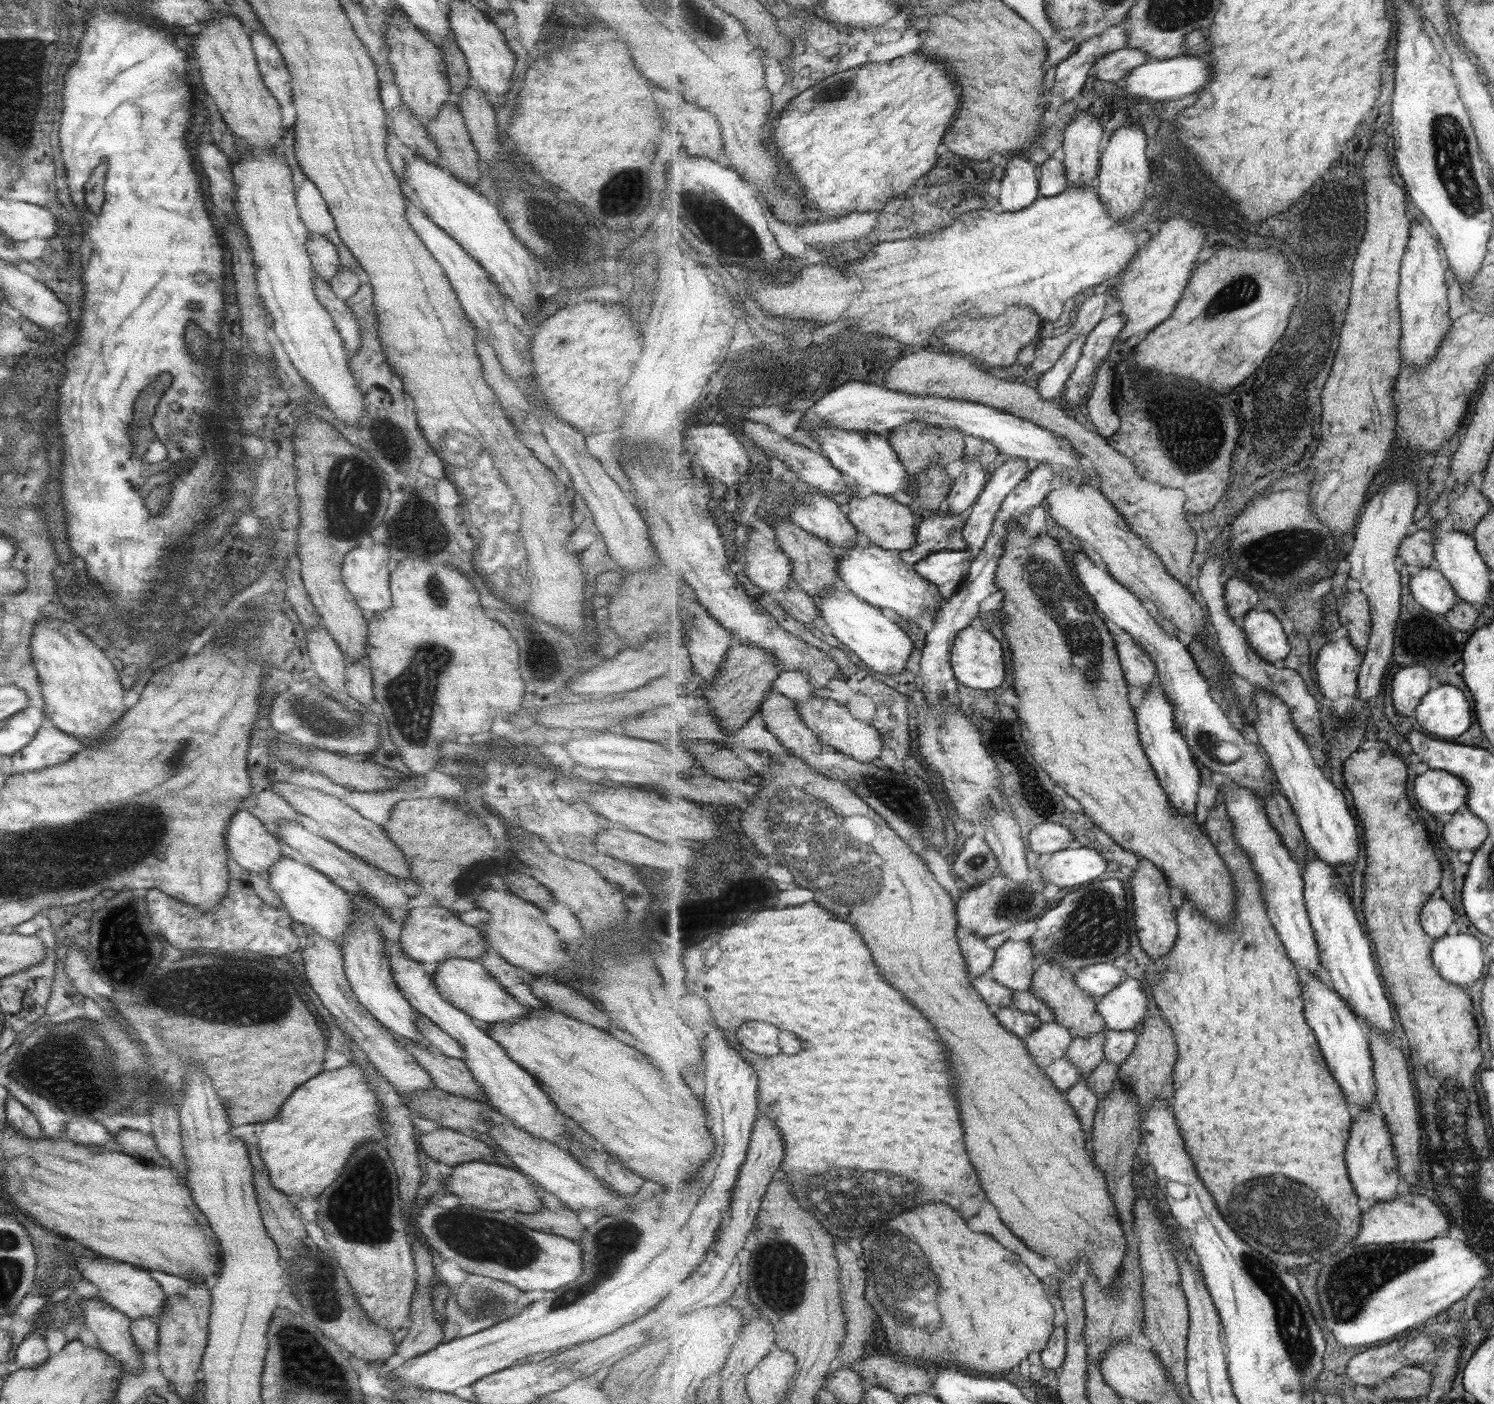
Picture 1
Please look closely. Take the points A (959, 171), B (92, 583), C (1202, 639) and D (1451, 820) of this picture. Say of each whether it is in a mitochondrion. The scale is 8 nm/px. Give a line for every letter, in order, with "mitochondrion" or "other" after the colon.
A: other
B: other
C: other
D: other

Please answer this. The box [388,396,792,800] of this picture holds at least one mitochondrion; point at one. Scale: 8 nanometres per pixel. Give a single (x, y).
(413, 697)

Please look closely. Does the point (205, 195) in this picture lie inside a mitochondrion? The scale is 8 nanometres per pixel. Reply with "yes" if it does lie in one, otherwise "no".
no

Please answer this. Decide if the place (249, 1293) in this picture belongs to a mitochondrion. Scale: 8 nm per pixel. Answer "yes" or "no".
no

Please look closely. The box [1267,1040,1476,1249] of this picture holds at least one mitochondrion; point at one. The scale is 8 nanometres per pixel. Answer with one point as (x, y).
(1446, 1101)

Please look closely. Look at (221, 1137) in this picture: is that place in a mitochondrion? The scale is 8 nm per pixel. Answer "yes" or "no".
no

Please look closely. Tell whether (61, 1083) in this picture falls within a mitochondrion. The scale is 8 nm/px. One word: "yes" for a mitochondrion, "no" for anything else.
yes

